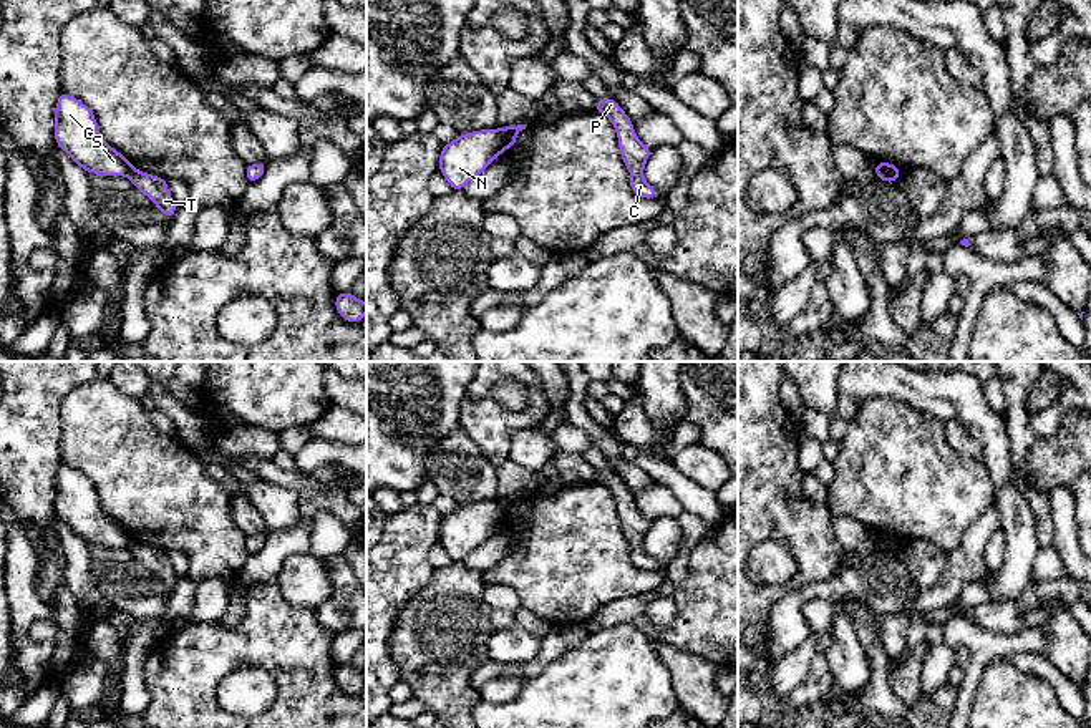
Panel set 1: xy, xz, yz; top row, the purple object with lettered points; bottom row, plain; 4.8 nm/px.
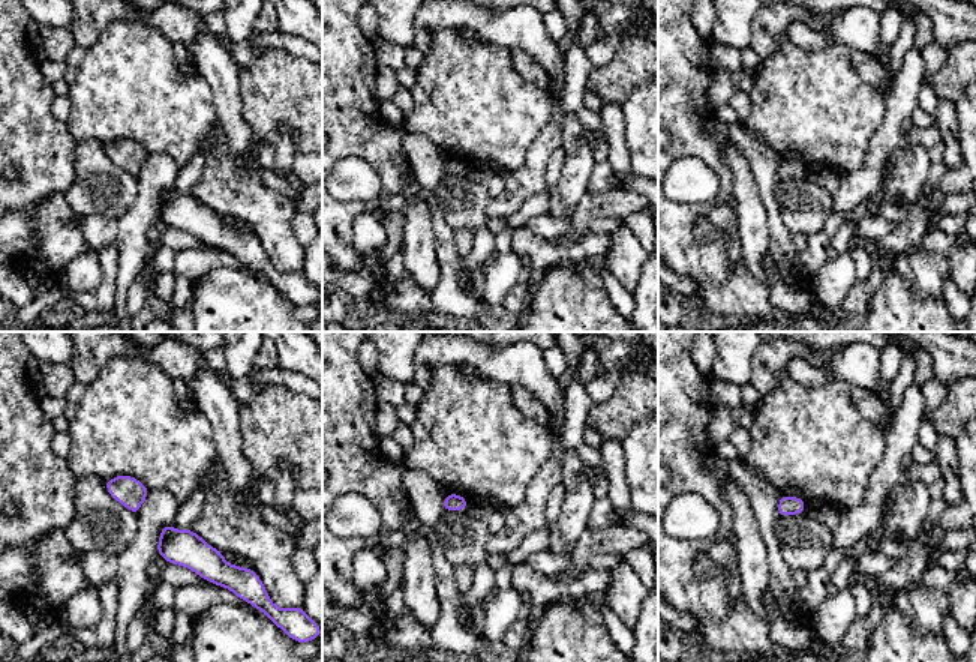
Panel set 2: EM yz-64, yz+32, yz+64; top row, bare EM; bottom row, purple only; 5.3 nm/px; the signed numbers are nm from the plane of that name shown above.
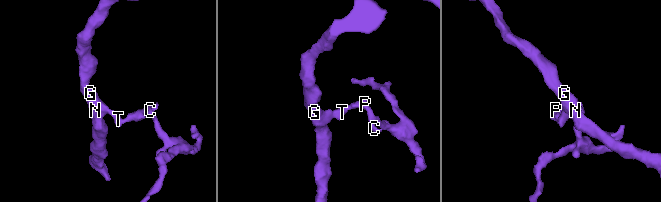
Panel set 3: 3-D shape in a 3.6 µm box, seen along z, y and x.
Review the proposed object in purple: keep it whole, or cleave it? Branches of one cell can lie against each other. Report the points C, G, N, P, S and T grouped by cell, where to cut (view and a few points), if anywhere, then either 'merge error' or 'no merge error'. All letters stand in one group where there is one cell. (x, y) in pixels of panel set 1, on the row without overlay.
groups C P T / G N S; cut xz (499, 499), (506, 519); merge error

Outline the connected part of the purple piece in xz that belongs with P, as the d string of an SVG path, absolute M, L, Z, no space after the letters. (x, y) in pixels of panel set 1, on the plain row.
M599 469L594 483L605 486L617 502L620 526L632 547L630 561L633 565L643 570L657 570L657 559L643 551L643 537L648 532L652 521L638 512L633 493L612 469Z

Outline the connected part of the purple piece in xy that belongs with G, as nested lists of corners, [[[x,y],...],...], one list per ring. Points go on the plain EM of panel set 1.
[[[61,464],[55,479],[55,514],[81,541],[101,547],[129,547],[133,536],[108,517],[98,501],[93,483],[80,471]]]

